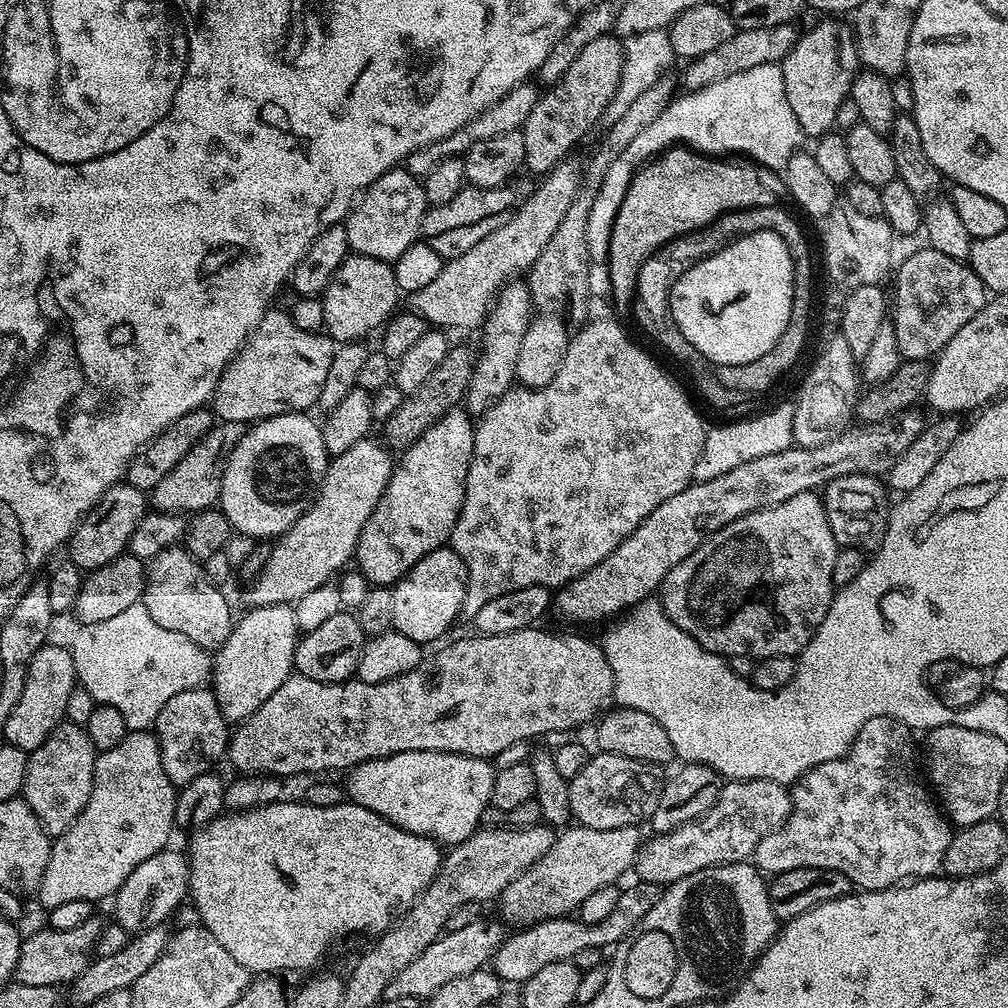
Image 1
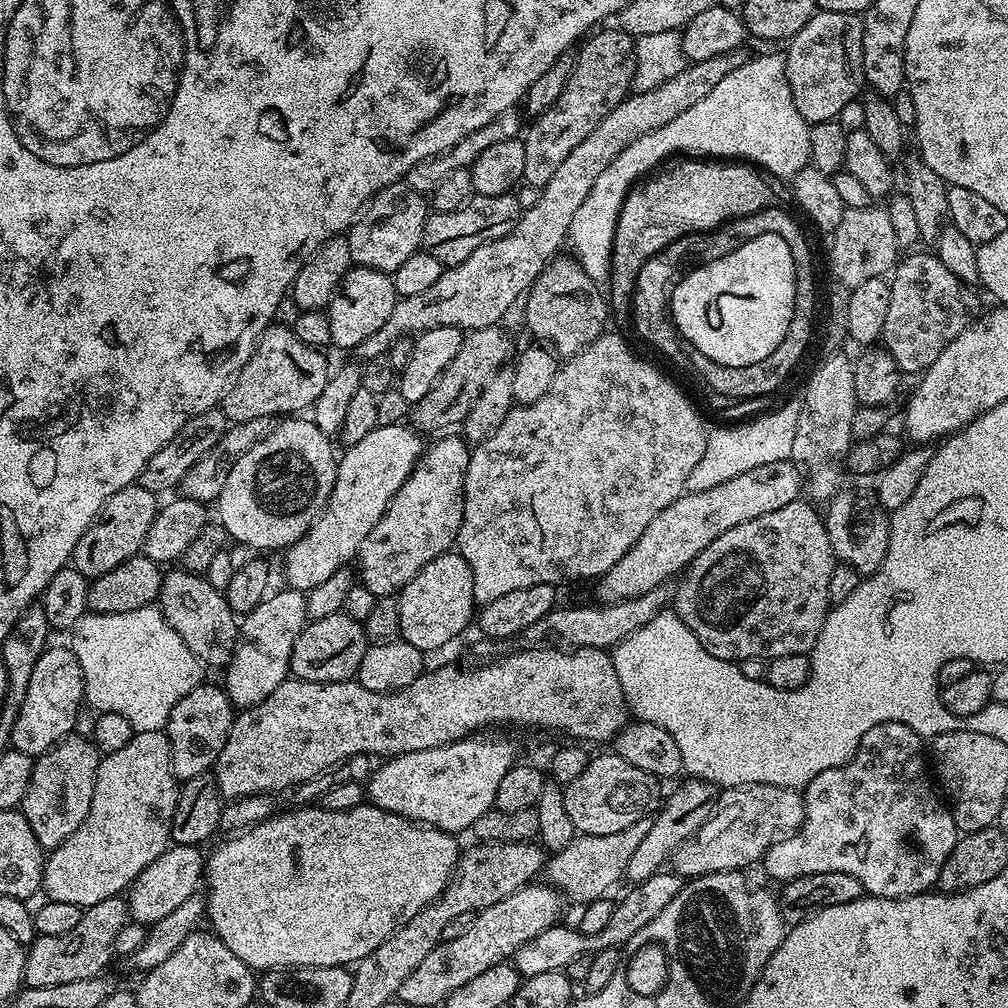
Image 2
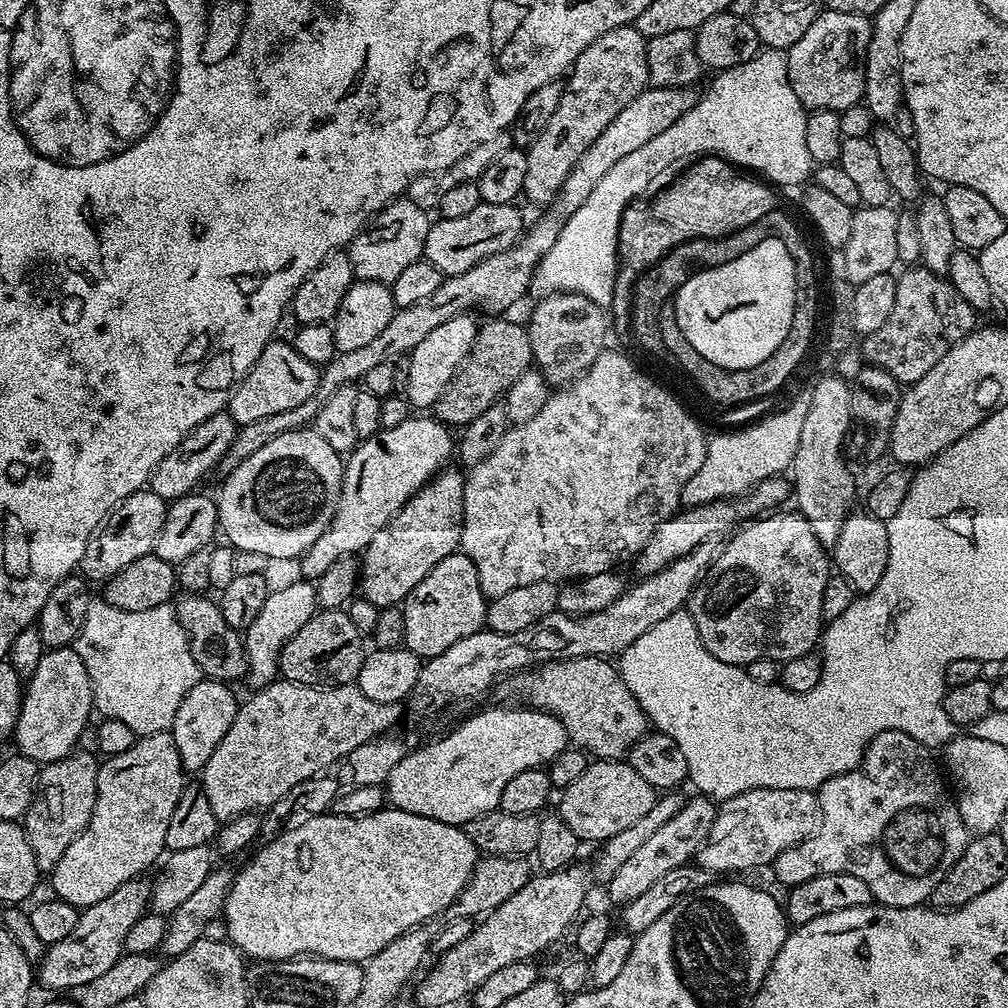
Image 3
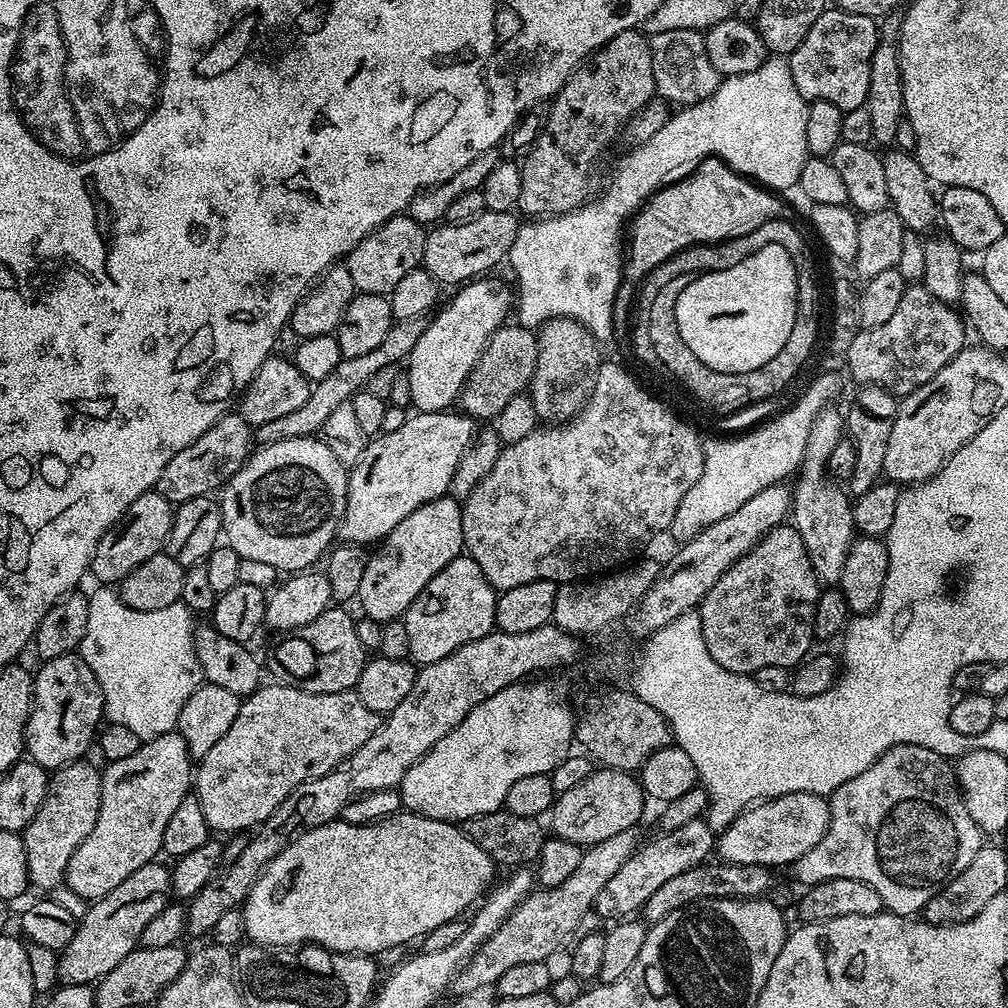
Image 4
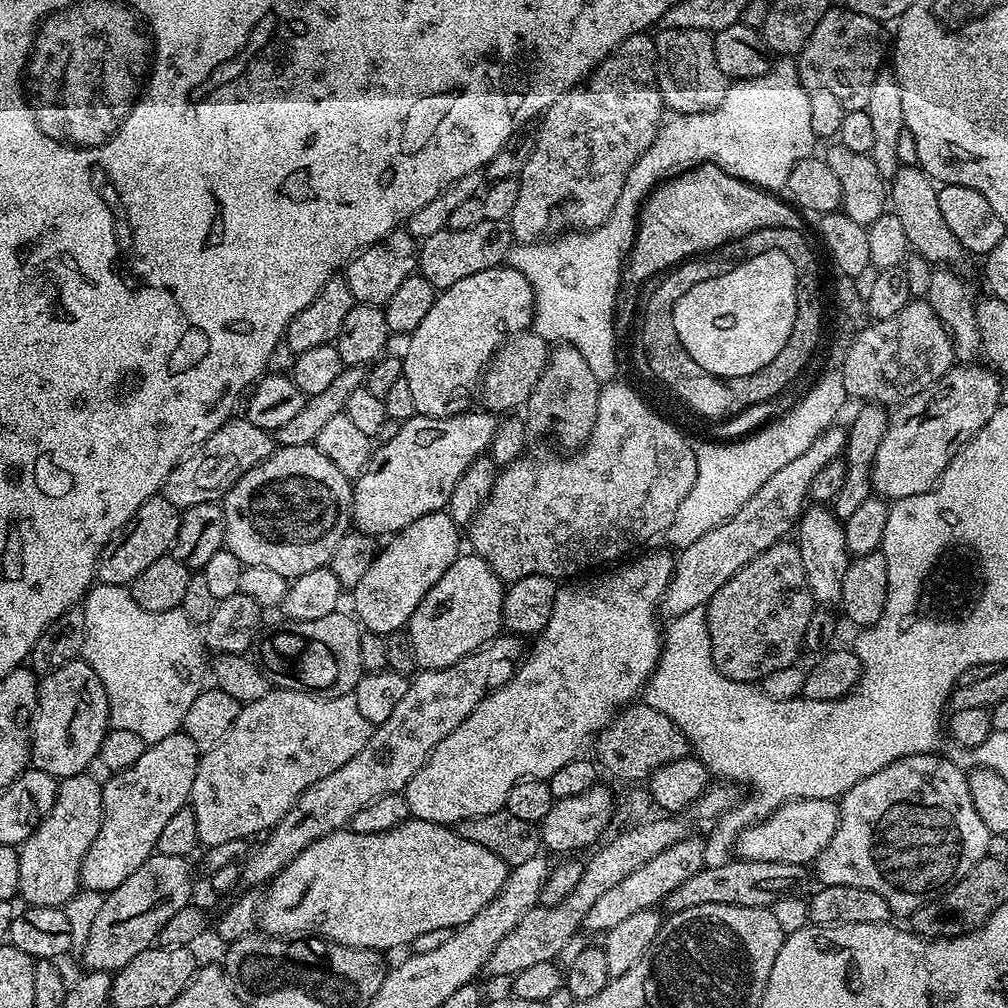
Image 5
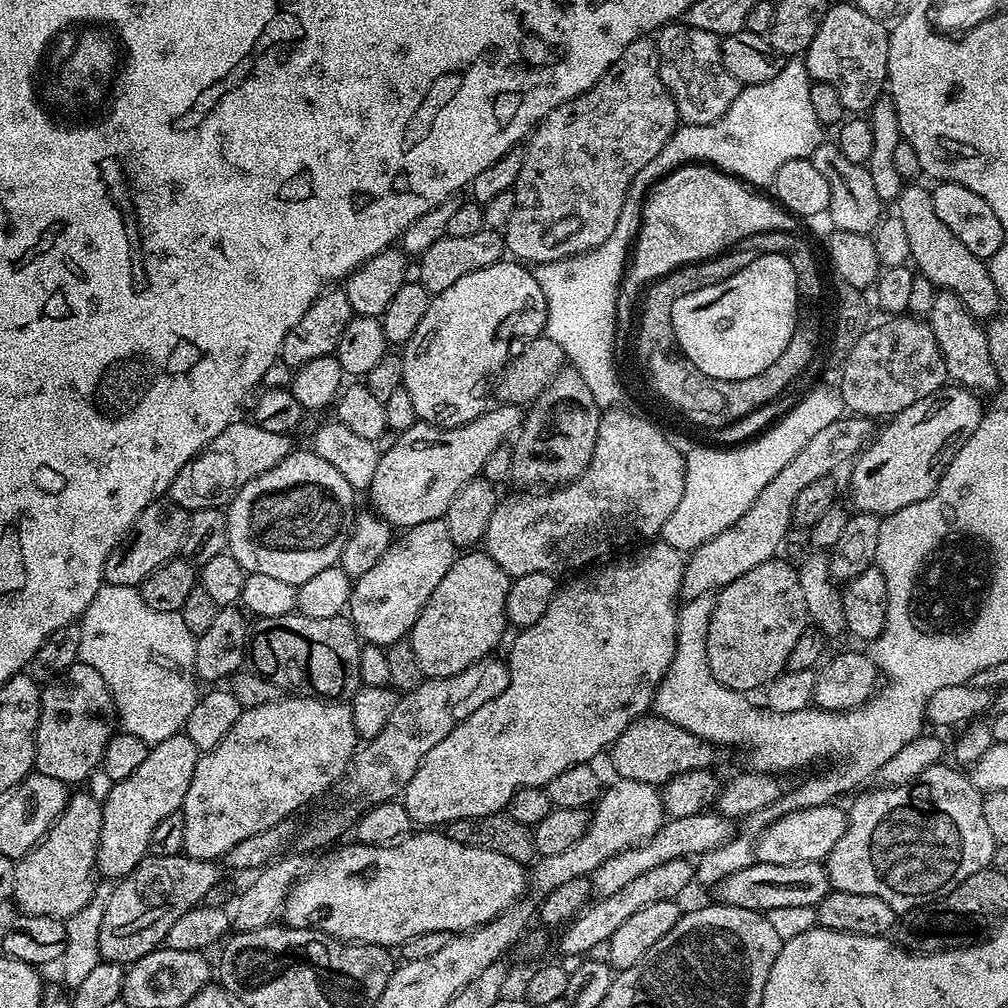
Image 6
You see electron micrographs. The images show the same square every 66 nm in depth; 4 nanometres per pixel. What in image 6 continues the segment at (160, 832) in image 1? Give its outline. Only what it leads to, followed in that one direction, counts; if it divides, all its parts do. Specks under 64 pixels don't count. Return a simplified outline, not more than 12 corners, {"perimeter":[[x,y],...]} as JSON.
{"perimeter":[[188,735],[151,745],[102,801],[96,871],[119,882],[183,809],[201,755]]}

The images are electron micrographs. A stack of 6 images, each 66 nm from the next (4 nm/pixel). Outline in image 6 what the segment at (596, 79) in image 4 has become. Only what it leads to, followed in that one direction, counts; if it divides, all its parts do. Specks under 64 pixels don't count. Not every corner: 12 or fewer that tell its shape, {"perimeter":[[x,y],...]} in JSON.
{"perimeter":[[657,41],[630,42],[527,137],[505,249],[602,246],[678,131]]}

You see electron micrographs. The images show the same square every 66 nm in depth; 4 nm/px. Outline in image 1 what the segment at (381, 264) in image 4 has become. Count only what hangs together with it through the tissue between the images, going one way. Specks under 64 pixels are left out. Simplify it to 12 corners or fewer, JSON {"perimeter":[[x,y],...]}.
{"perimeter":[[407,167],[364,189],[343,221],[357,256],[395,262],[430,205]]}

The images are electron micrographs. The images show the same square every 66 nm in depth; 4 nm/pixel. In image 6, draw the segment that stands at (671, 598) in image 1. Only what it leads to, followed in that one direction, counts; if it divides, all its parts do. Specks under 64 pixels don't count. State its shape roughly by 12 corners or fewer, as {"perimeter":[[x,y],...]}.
{"perimeter":[[773,558],[715,593],[706,662],[752,694],[810,626],[799,571]]}

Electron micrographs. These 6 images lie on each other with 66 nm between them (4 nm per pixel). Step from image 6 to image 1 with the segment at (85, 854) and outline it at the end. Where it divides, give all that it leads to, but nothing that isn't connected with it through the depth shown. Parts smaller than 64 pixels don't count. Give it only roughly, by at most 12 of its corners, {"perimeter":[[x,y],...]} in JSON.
{"perimeter":[[57,726],[28,753],[22,799],[49,837],[90,802],[90,734]]}

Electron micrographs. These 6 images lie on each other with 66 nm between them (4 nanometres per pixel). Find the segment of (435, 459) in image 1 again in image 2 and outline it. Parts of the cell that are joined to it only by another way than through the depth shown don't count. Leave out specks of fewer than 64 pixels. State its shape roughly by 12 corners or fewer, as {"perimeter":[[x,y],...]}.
{"perimeter":[[441,435],[362,542],[358,580],[396,596],[455,545],[467,440]]}

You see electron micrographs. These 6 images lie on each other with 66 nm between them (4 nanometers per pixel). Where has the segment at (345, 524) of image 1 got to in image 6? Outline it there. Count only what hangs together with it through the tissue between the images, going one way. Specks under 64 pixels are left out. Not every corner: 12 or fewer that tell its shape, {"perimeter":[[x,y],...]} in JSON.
{"perimeter":[[515,404],[423,422],[381,452],[371,507],[396,530],[441,519],[521,424]]}

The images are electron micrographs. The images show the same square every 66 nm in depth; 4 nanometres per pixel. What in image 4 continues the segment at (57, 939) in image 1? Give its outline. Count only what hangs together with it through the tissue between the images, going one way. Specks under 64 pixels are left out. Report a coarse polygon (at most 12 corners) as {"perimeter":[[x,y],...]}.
{"perimeter":[[160,862],[91,901],[59,979],[95,985],[170,902]]}

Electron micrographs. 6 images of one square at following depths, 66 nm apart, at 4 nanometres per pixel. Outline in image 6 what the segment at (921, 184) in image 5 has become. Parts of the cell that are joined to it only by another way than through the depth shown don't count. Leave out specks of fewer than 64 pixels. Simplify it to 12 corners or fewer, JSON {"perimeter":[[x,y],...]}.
{"perimeter":[[909,183],[894,215],[911,263],[981,322],[1000,295],[988,265],[939,220],[931,191]]}

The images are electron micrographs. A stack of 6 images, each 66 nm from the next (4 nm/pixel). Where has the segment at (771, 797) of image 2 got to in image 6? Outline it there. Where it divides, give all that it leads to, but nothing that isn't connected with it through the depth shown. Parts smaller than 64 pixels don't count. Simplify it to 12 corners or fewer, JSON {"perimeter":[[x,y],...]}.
{"perimeter":[[800,808],[759,833],[761,864],[827,861],[847,811]]}

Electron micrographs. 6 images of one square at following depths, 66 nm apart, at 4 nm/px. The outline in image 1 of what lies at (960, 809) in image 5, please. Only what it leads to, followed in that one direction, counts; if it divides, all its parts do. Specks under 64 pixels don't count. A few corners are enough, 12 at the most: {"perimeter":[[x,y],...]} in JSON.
{"perimeter":[[870,718],[750,857],[865,892],[937,875],[953,829],[913,729]]}

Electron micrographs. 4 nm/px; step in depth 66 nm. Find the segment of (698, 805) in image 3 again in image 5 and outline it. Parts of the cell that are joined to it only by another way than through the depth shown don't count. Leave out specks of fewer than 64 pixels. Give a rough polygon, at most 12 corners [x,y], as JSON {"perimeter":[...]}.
{"perimeter":[[704,840],[666,846],[606,890],[584,919],[603,934],[663,905],[705,868]]}

